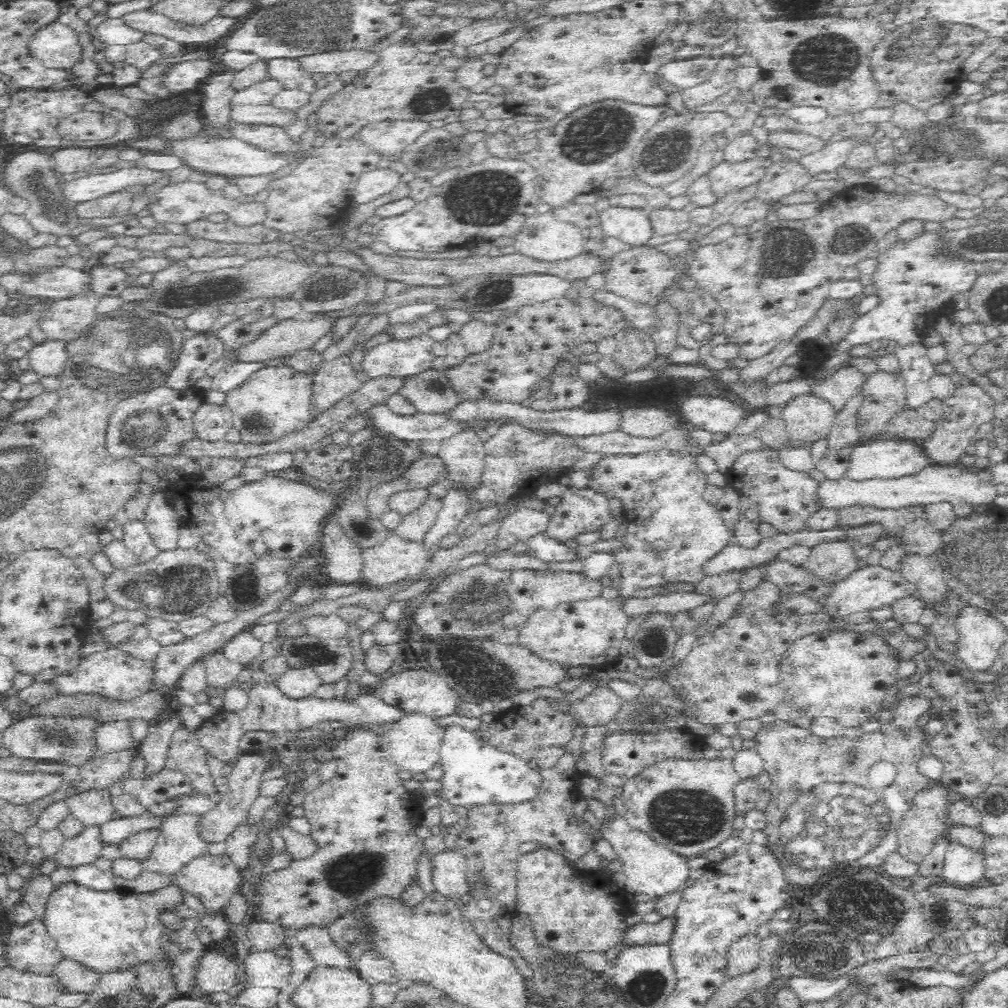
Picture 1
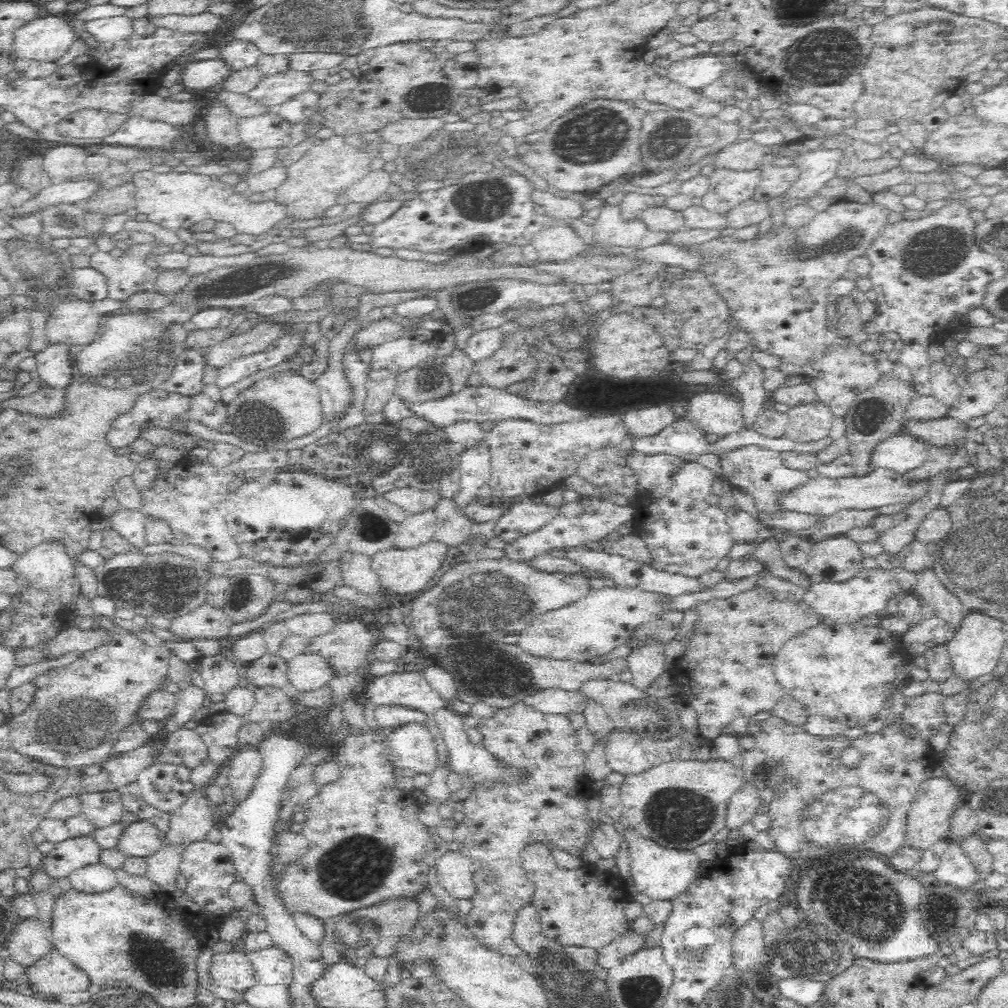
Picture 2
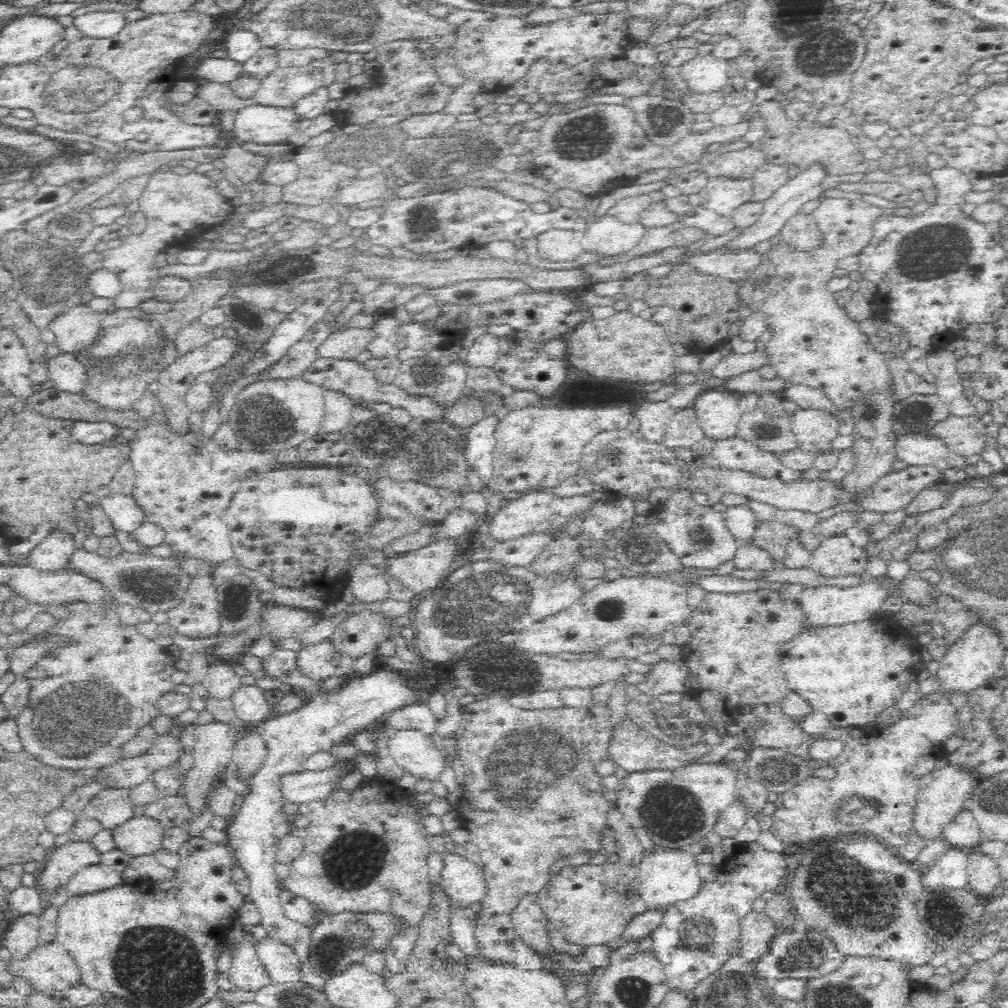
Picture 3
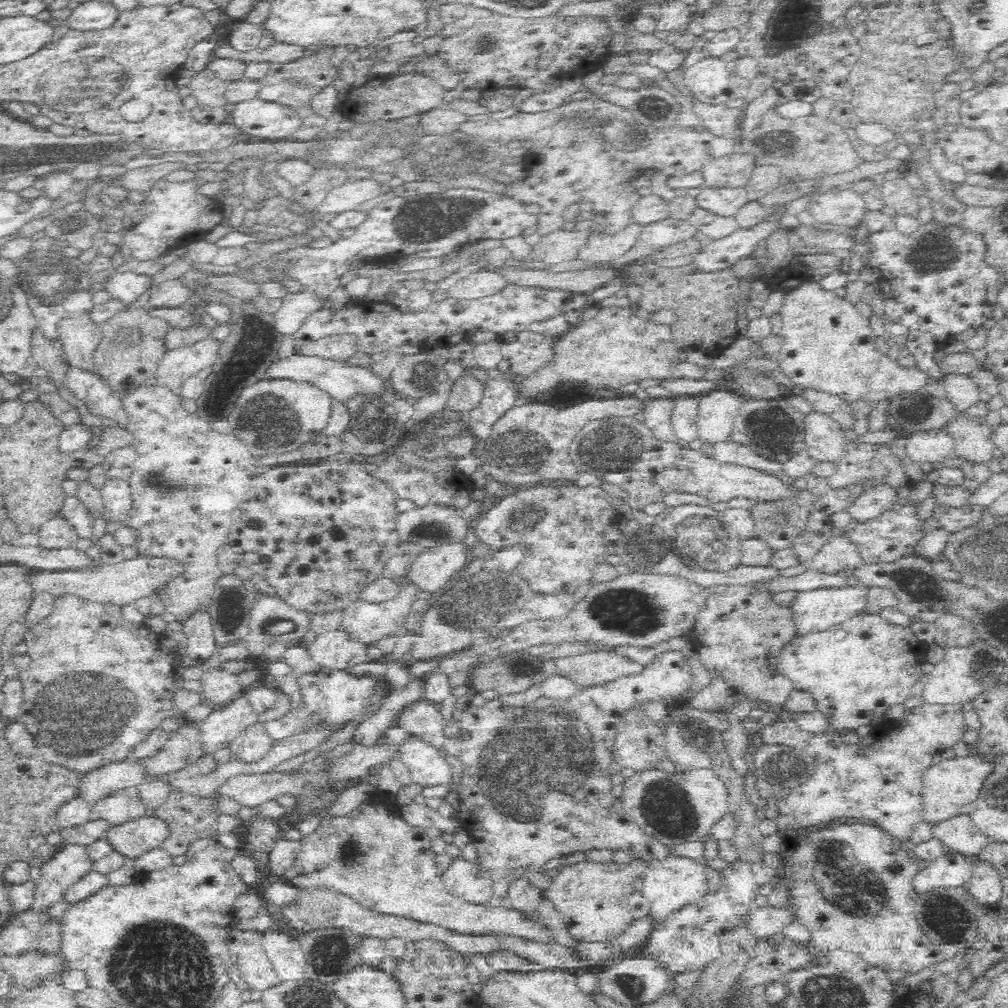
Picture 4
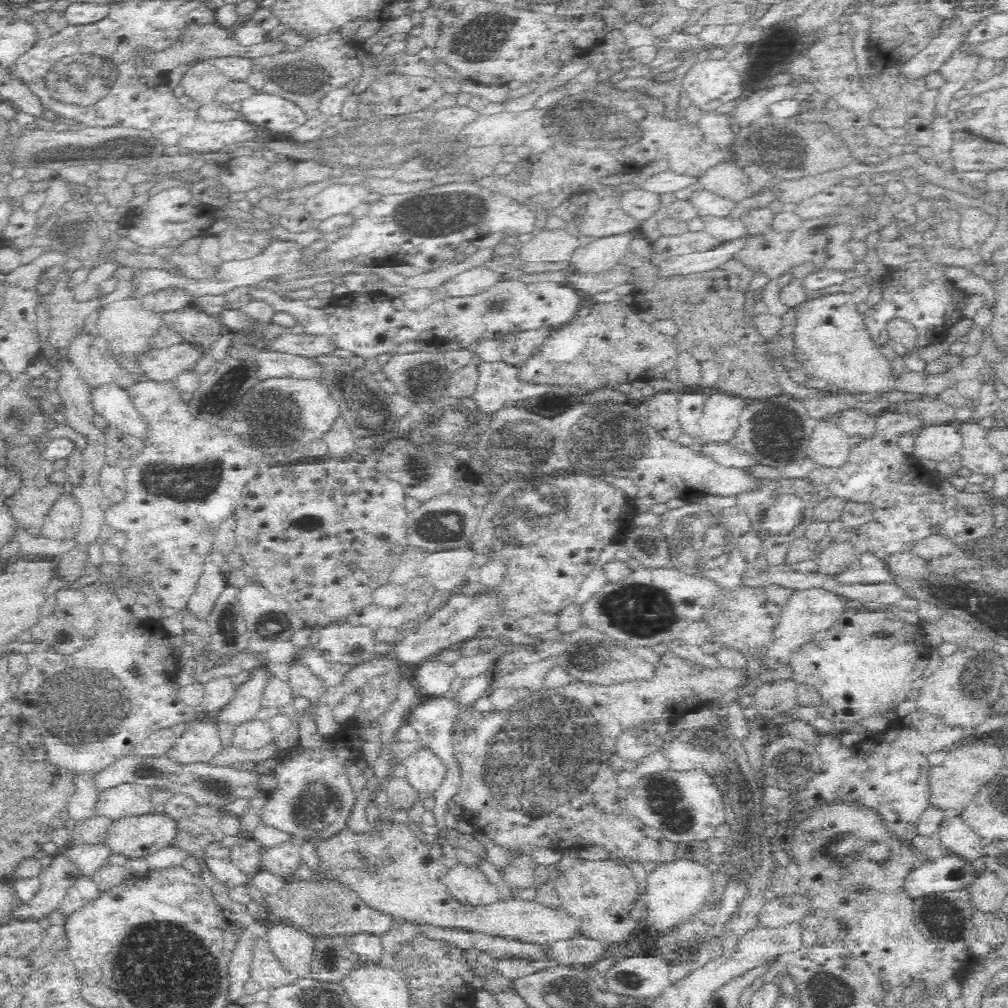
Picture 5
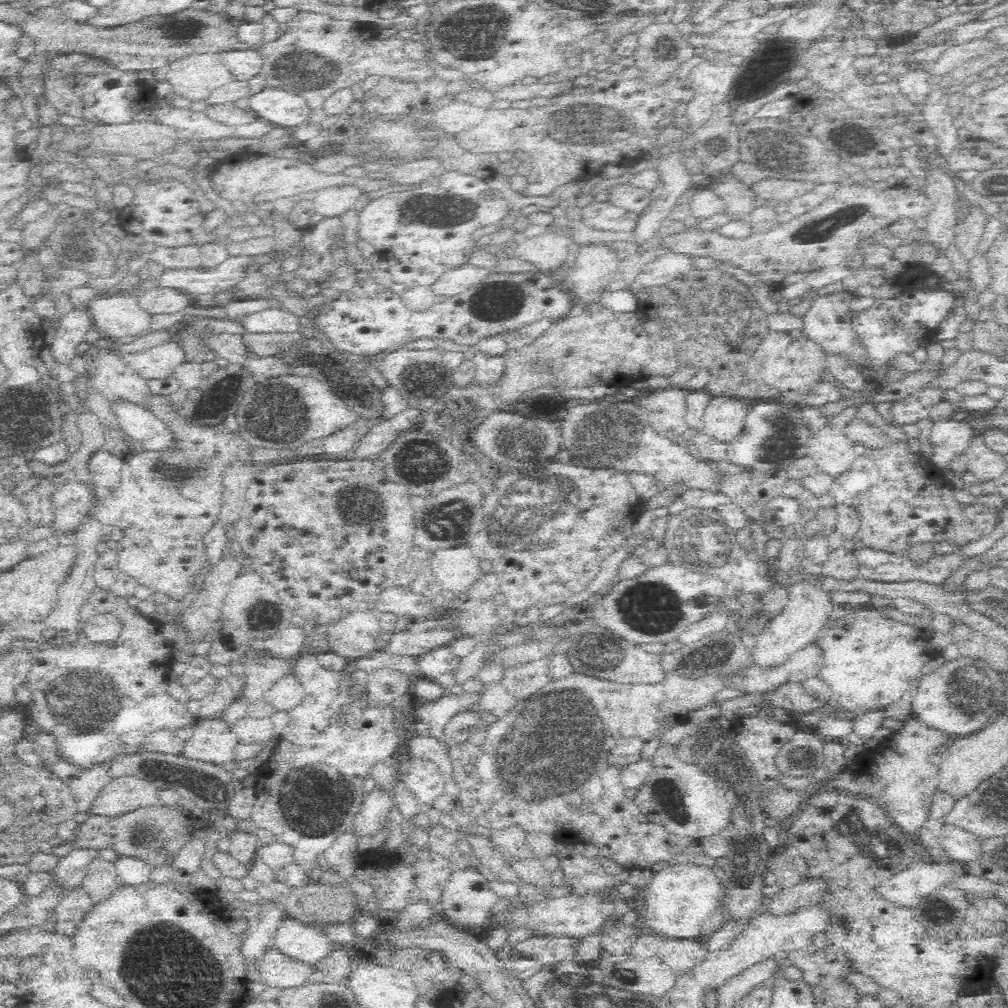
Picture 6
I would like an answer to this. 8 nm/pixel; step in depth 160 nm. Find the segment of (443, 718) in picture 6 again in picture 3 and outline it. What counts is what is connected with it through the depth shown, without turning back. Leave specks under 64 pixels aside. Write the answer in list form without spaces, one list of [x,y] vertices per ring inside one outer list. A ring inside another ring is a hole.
[[[426,702],[411,703],[402,709],[392,711],[387,718],[387,728],[394,732],[414,729],[432,736],[437,730],[439,720]]]

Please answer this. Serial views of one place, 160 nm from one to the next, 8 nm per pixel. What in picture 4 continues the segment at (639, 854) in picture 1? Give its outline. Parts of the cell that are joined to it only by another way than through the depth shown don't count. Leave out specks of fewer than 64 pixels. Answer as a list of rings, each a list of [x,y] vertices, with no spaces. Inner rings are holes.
[[[666,857],[664,860],[650,862],[648,870],[644,874],[644,886],[642,886],[642,894],[646,896],[646,900],[652,904],[650,910],[650,920],[655,925],[663,923],[668,916],[681,908],[694,904],[700,900],[704,894],[712,891],[708,884],[708,866],[702,865],[688,857]]]

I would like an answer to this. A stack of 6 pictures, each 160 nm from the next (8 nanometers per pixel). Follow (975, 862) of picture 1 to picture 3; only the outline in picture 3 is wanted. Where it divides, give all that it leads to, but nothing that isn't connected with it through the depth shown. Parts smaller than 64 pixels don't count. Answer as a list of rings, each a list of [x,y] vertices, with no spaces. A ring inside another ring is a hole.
[[[949,848],[921,876],[922,886],[967,888],[968,850]]]

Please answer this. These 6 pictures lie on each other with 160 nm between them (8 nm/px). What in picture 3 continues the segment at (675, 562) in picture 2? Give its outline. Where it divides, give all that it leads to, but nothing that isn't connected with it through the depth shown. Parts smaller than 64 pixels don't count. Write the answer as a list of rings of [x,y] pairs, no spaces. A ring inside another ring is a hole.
[[[678,491],[671,494],[667,502],[655,513],[642,517],[667,543],[670,550],[680,557],[688,568],[718,568],[733,560],[739,546],[725,524],[723,513],[713,507],[698,505],[691,497],[692,492]]]

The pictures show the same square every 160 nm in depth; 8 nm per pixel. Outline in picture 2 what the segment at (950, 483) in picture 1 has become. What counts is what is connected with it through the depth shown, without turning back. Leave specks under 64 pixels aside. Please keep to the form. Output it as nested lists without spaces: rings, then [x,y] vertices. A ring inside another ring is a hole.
[[[876,468],[865,477],[828,478],[818,475],[809,478],[802,486],[772,492],[776,506],[790,512],[817,515],[819,519],[830,516],[841,510],[868,510],[877,509],[889,504],[900,504],[907,501],[917,500],[926,492],[926,484],[908,485],[902,479],[902,475],[889,468]]]

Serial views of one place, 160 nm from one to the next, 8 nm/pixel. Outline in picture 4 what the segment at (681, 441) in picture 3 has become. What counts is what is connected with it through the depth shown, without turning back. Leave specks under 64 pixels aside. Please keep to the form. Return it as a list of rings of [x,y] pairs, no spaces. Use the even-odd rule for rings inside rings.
[[[677,396],[674,398],[674,410],[672,413],[672,426],[680,440],[692,440],[699,438],[697,420],[699,417],[698,396]]]

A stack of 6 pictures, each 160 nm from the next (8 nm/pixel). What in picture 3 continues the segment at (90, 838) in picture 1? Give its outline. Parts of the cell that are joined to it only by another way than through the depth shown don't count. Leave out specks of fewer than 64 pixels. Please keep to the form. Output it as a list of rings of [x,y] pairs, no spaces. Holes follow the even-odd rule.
[[[72,842],[54,847],[36,873],[36,888],[49,896],[56,889],[65,887],[70,879],[83,868],[98,865],[101,854],[90,842]]]

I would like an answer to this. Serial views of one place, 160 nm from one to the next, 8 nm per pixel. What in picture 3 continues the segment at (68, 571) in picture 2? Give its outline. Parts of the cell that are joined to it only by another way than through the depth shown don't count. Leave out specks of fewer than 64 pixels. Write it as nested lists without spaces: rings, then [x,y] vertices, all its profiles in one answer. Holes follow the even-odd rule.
[[[60,528],[48,533],[41,542],[29,554],[30,565],[40,569],[64,568],[64,562],[76,548],[73,534]]]

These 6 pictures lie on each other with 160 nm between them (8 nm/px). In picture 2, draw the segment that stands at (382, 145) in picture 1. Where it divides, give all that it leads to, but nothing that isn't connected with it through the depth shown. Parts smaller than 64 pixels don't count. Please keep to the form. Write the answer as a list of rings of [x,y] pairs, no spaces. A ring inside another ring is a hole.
[[[440,117],[432,118],[402,118],[388,124],[382,130],[382,136],[386,142],[394,142],[394,144],[406,144],[406,142],[416,142],[416,140],[424,140],[428,138],[432,132],[440,130],[444,126],[444,122]]]

